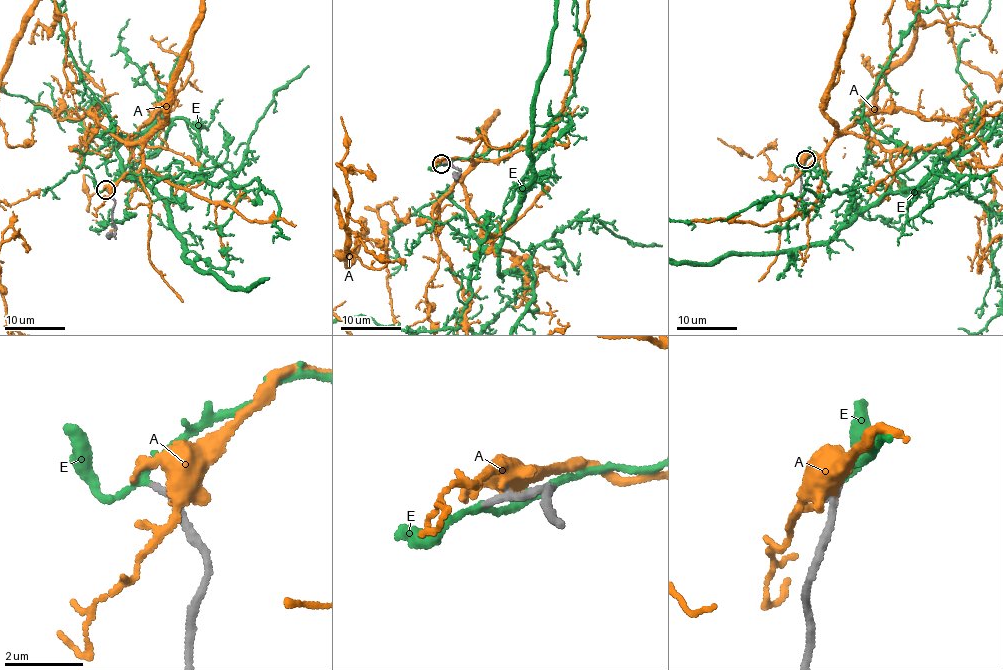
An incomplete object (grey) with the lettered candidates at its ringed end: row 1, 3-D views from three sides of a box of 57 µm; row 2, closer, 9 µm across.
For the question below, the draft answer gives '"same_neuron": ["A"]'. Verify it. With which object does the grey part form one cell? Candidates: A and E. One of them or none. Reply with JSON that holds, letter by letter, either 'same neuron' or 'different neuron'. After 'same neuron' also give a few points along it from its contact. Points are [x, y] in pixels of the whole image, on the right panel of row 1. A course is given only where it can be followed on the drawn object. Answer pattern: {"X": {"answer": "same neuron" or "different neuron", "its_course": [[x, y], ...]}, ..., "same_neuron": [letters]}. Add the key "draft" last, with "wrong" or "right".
{"A": {"answer": "different neuron"}, "E": {"answer": "same neuron"}, "same_neuron": ["E"], "draft": "wrong"}

